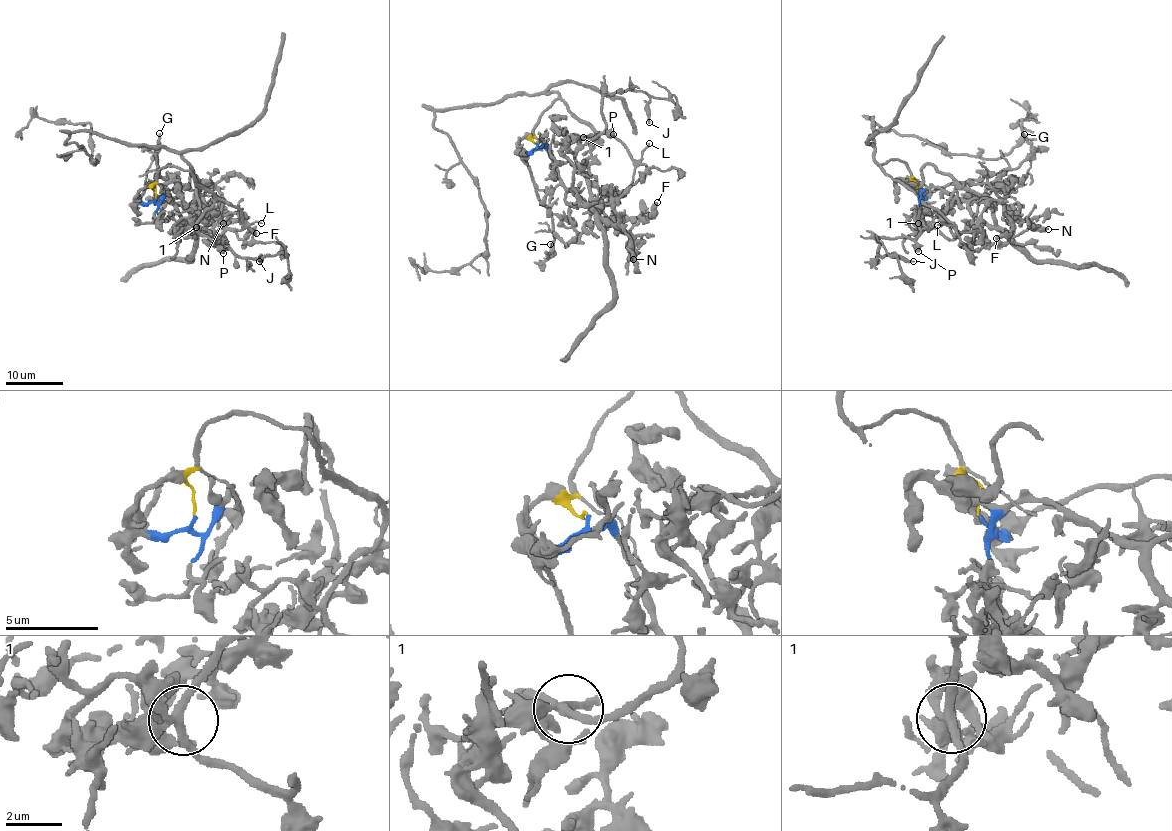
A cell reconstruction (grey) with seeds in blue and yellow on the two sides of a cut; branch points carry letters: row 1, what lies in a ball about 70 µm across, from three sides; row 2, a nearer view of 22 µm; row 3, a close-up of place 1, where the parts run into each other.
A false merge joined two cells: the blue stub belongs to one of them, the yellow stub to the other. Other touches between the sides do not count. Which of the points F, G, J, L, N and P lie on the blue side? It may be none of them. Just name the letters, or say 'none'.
F, N

